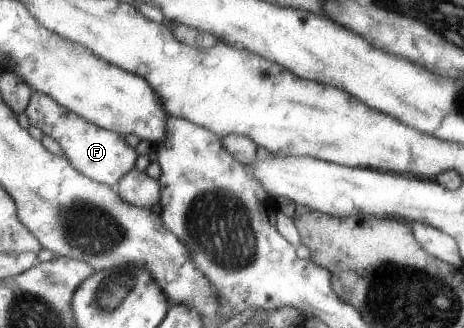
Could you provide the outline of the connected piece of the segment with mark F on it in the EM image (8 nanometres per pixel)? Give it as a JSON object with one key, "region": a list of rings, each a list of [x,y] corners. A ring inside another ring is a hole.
{"region":[[[35,91],[26,113],[32,125],[36,125],[55,138],[64,148],[65,154],[74,162],[74,166],[94,180],[116,187],[126,174],[130,174],[138,166],[140,154],[136,152],[136,148],[126,144],[124,136],[116,131],[99,127],[77,112],[70,111],[53,96]]]}

